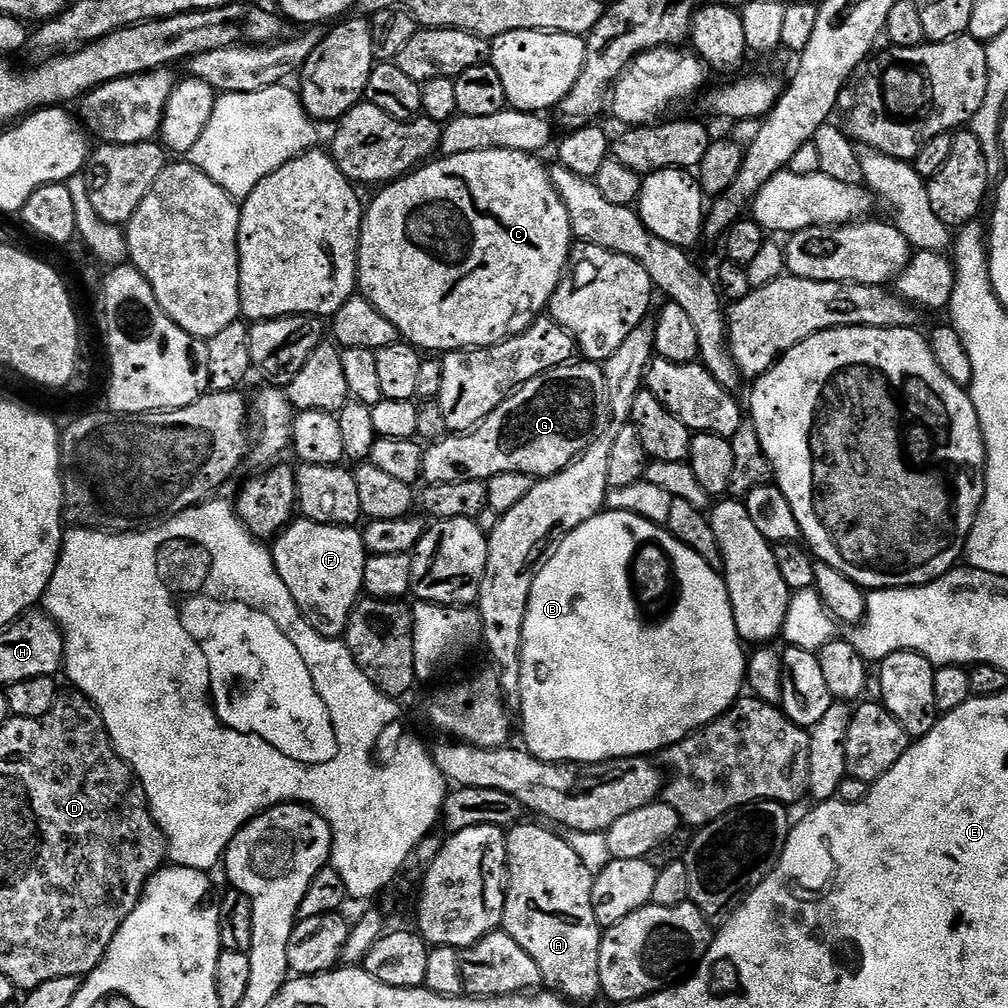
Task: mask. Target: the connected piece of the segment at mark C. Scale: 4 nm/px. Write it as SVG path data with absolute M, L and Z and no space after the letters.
M478 150L474 154L454 154L433 159L411 174L401 176L399 180L393 180L391 184L377 191L380 193L373 198L372 205L367 205L364 223L360 225L360 250L356 257L358 288L382 315L390 318L390 322L400 331L401 337L407 343L428 354L489 348L491 344L499 344L513 331L512 323L515 322L516 316L531 317L547 309L560 277L568 267L568 255L572 253L574 237L570 226L570 214L562 198L554 190L549 169L544 169L540 159L539 155L518 150Z

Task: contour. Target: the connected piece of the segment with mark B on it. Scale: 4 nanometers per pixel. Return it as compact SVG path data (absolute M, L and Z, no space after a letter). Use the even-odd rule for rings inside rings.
M605 510L599 512L594 518L590 518L586 522L582 522L582 526L578 526L572 533L559 544L556 545L554 551L541 563L534 582L532 583L532 589L530 590L530 602L526 606L526 622L522 626L522 702L520 703L520 710L518 713L518 720L520 719L524 723L524 740L529 752L532 755L537 756L539 760L545 760L551 764L597 764L603 760L620 760L624 756L642 756L647 757L648 752L653 754L659 754L664 751L665 748L669 748L671 744L676 744L680 740L685 740L686 737L692 735L693 732L697 732L700 728L705 728L708 723L724 713L732 704L736 703L740 699L742 693L746 688L746 673L748 670L748 661L746 659L746 648L742 643L738 630L736 629L736 623L734 622L734 614L732 613L732 607L730 606L730 594L728 593L728 587L724 584L724 577L721 573L715 572L710 566L706 566L706 562L702 562L702 558L698 558L698 554L694 554L694 550L690 550L682 542L678 542L671 534L668 533L667 527L651 524L646 518L642 518L638 514L630 514L629 512L613 512L611 510ZM636 540L660 540L660 544L664 544L664 548L668 548L668 552L672 552L672 556L676 556L676 568L680 568L680 584L684 584L684 600L680 600L680 609L676 608L678 614L671 615L668 622L660 624L660 618L658 618L658 624L656 624L656 616L648 620L648 616L642 616L637 624L634 622L636 619L636 608L626 609L620 606L620 609L616 606L616 600L621 601L624 599L627 593L626 585L628 580L624 580L624 564L628 564L628 556L632 556L632 547L635 546Z

